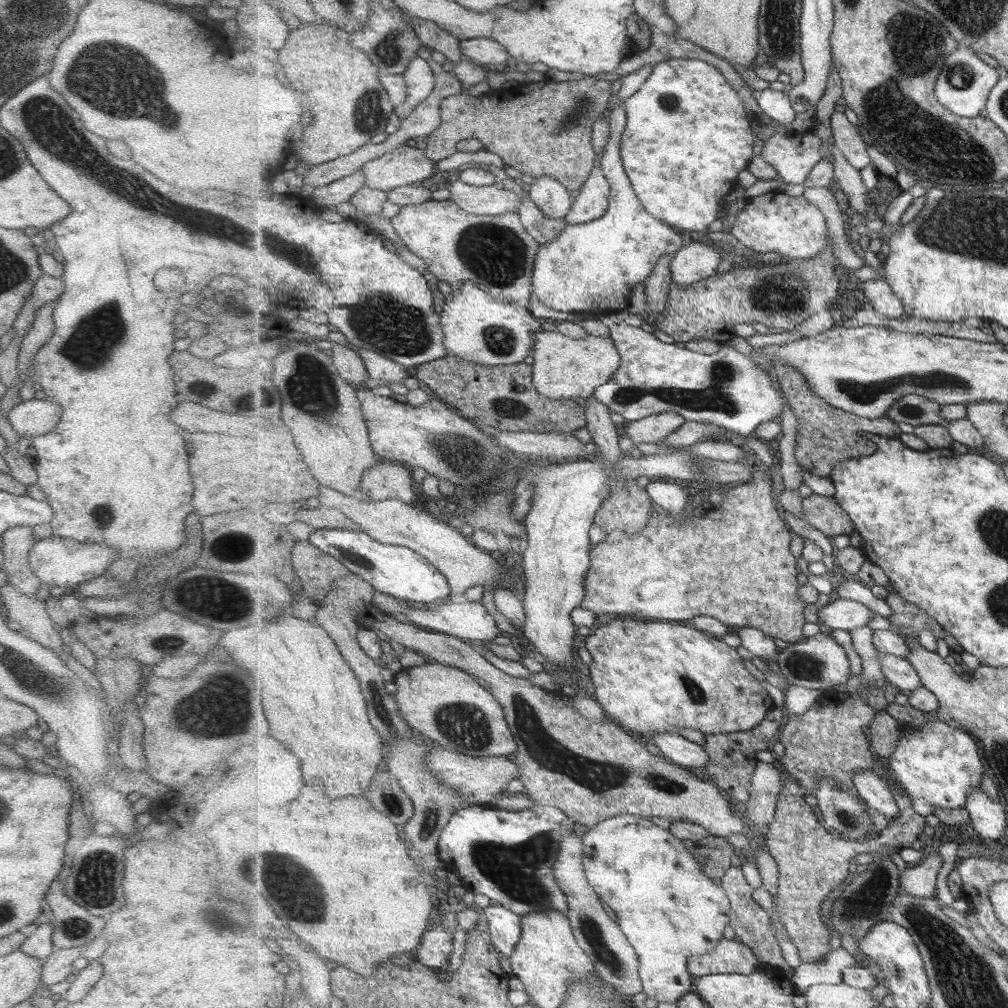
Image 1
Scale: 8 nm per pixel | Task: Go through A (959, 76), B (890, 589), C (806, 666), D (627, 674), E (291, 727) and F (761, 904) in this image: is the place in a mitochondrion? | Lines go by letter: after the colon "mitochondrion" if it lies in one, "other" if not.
A: mitochondrion
B: other
C: mitochondrion
D: other
E: other
F: other

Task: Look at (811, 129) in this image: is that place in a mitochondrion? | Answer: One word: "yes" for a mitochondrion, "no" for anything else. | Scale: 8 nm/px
no

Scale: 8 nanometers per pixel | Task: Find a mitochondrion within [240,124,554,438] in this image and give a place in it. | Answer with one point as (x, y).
(404, 331)

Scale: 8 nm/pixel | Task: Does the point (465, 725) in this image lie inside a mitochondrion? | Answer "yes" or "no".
yes

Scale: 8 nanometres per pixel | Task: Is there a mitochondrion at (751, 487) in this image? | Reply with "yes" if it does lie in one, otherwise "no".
no

